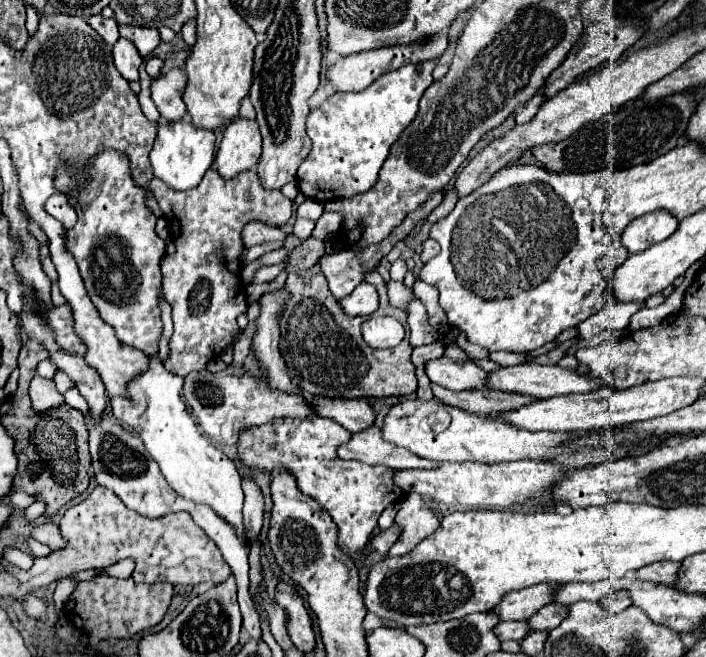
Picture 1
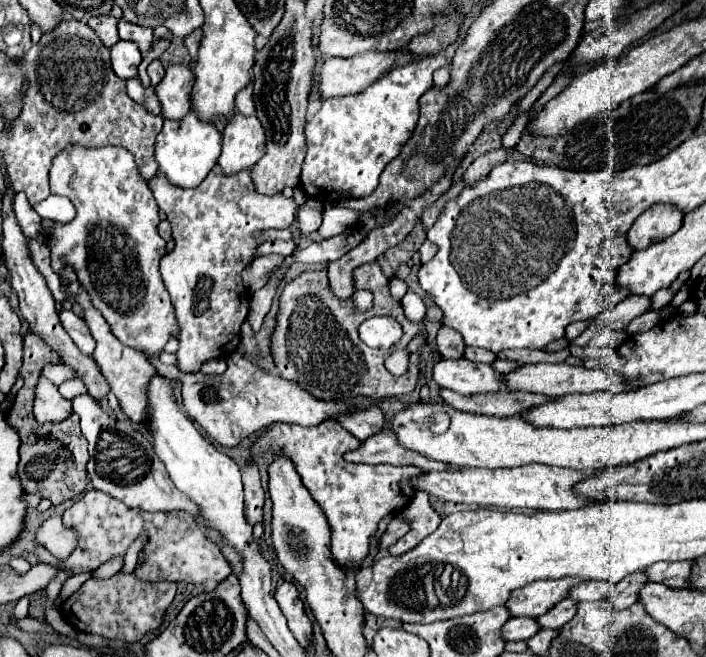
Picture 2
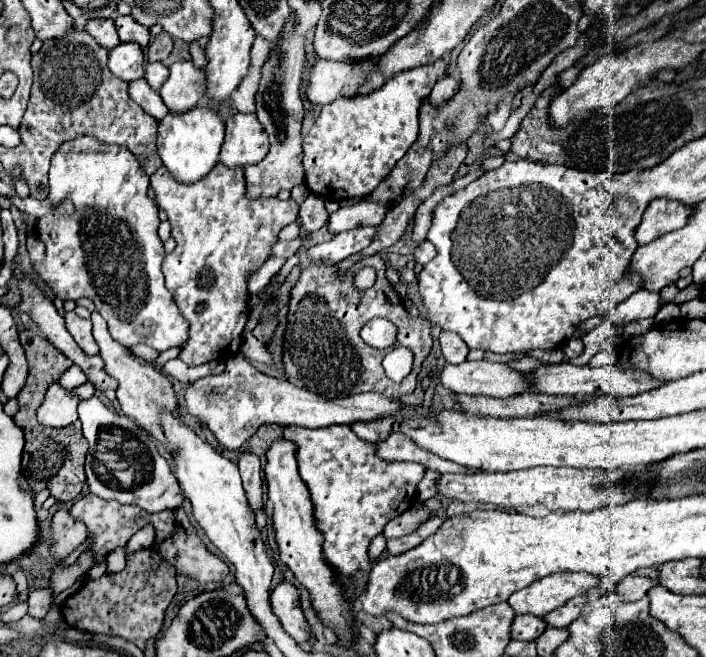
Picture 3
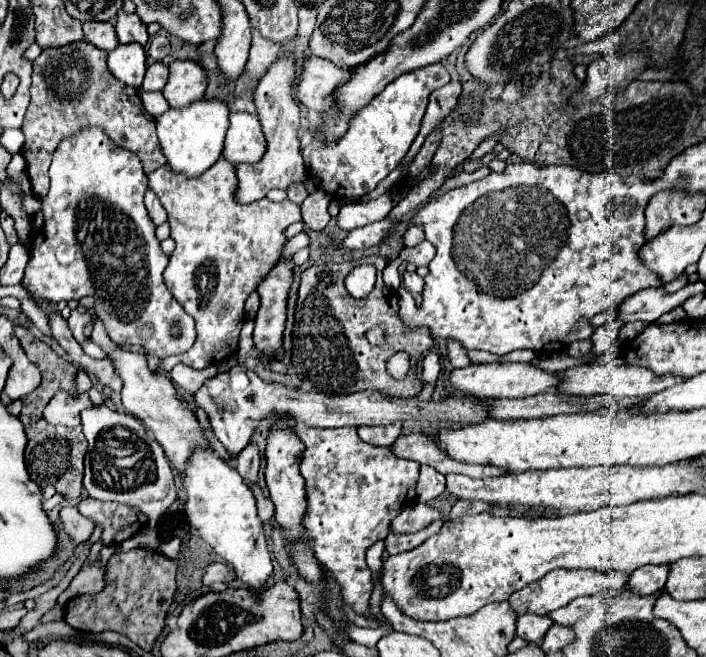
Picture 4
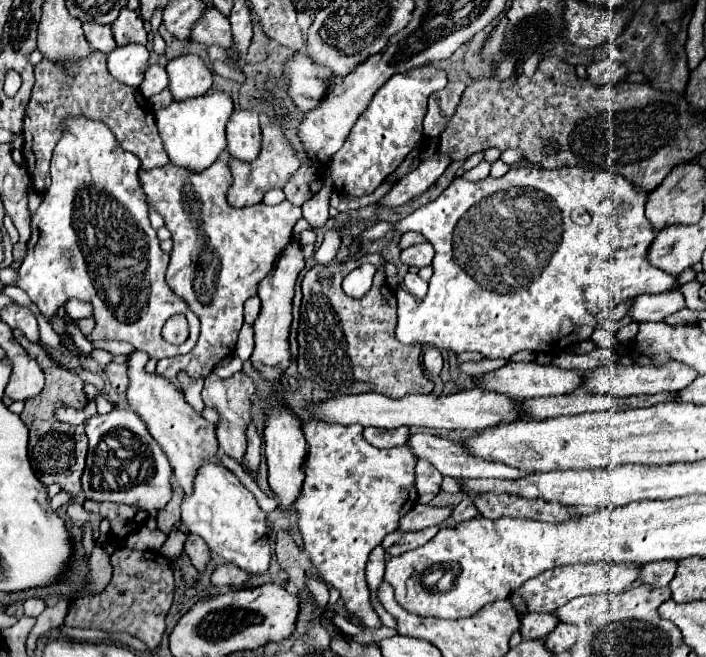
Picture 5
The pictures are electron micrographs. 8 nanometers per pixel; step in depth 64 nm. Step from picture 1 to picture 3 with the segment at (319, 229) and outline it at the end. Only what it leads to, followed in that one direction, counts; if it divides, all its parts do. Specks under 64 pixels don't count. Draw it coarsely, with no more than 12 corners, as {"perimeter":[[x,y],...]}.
{"perimeter":[[362,200],[328,216],[330,234],[376,226],[386,206]]}

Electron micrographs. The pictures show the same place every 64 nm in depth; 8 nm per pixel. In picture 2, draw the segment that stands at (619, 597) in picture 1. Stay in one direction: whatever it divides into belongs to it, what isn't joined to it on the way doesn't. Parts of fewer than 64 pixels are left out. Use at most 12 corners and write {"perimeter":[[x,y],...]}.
{"perimeter":[[642,572],[618,582],[608,600],[614,610],[636,602],[646,582]]}

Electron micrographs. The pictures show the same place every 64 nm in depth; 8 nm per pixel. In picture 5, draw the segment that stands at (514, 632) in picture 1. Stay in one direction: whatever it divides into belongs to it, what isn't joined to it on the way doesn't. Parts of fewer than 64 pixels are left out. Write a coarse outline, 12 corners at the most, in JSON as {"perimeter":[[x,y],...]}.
{"perimeter":[[524,614],[520,634],[542,640],[558,620],[554,614]]}

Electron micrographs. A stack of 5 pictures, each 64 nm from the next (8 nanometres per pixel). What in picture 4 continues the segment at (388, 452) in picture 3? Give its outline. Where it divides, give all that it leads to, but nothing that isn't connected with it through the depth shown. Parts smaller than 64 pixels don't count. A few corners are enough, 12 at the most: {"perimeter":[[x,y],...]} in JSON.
{"perimeter":[[422,434],[398,436],[394,456],[472,478],[500,476],[500,468],[462,464]]}

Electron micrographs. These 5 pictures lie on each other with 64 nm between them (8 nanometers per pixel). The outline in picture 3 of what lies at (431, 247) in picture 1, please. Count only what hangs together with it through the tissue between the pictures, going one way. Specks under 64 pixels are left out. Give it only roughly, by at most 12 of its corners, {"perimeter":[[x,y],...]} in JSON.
{"perimeter":[[424,242],[414,250],[420,264],[428,264],[436,256],[434,244]]}

